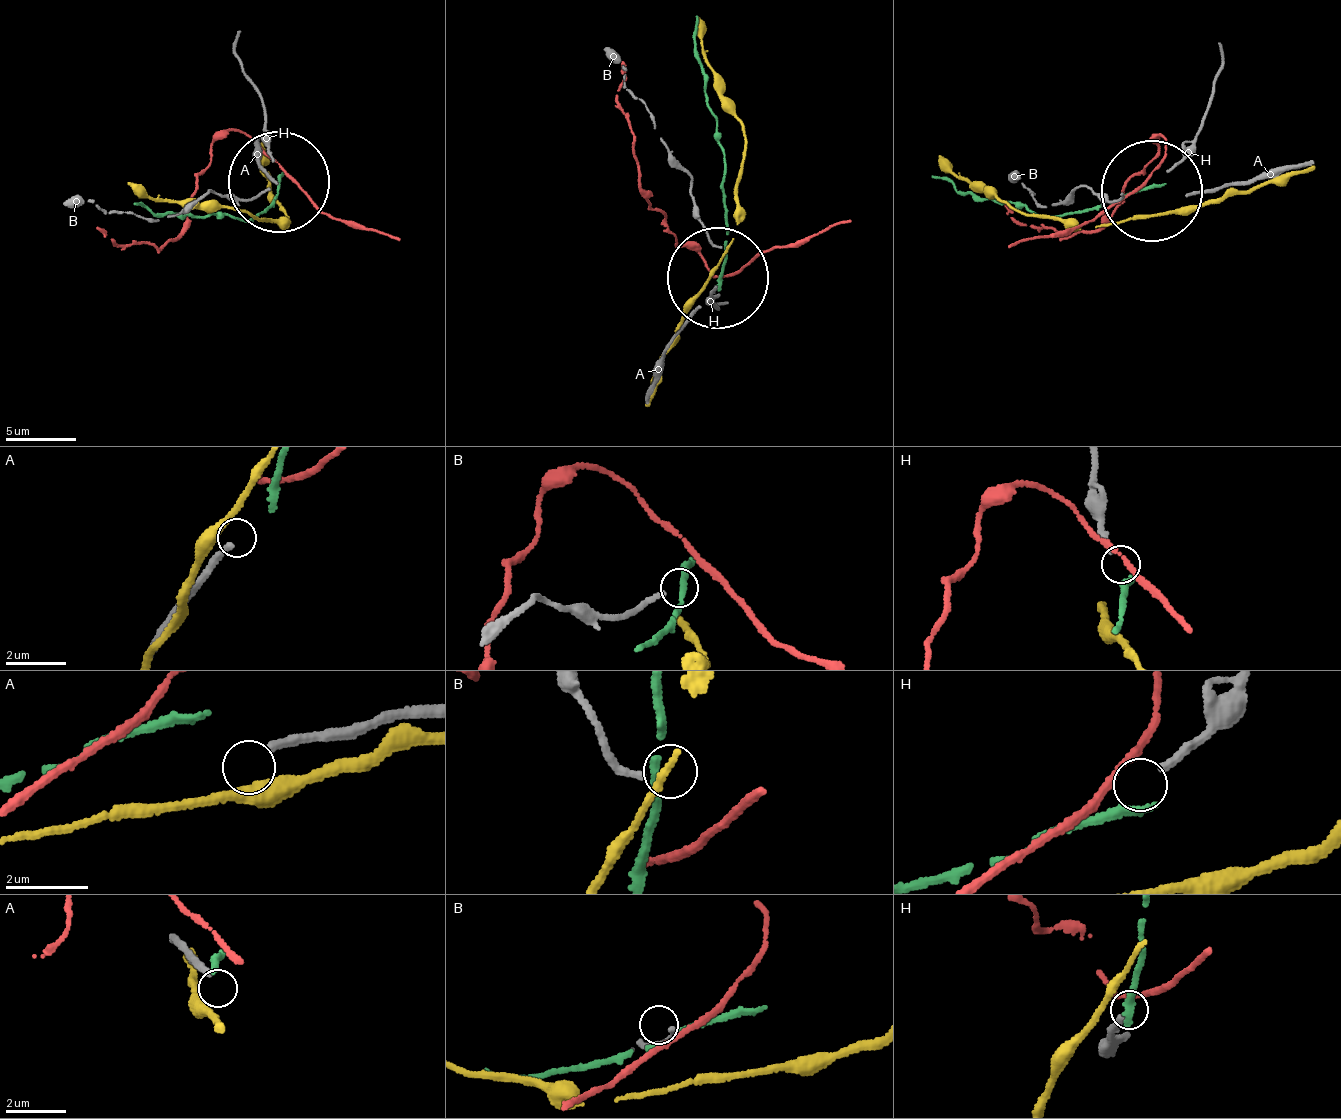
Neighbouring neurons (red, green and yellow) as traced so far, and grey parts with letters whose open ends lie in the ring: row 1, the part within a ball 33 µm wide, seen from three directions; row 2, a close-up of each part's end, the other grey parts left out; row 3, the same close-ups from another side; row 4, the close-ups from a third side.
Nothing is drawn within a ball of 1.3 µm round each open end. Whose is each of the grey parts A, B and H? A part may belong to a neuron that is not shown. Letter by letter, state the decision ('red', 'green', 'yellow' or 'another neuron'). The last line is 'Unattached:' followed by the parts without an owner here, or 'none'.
A: another neuron
B: another neuron
H: green
Unattached: A, B

